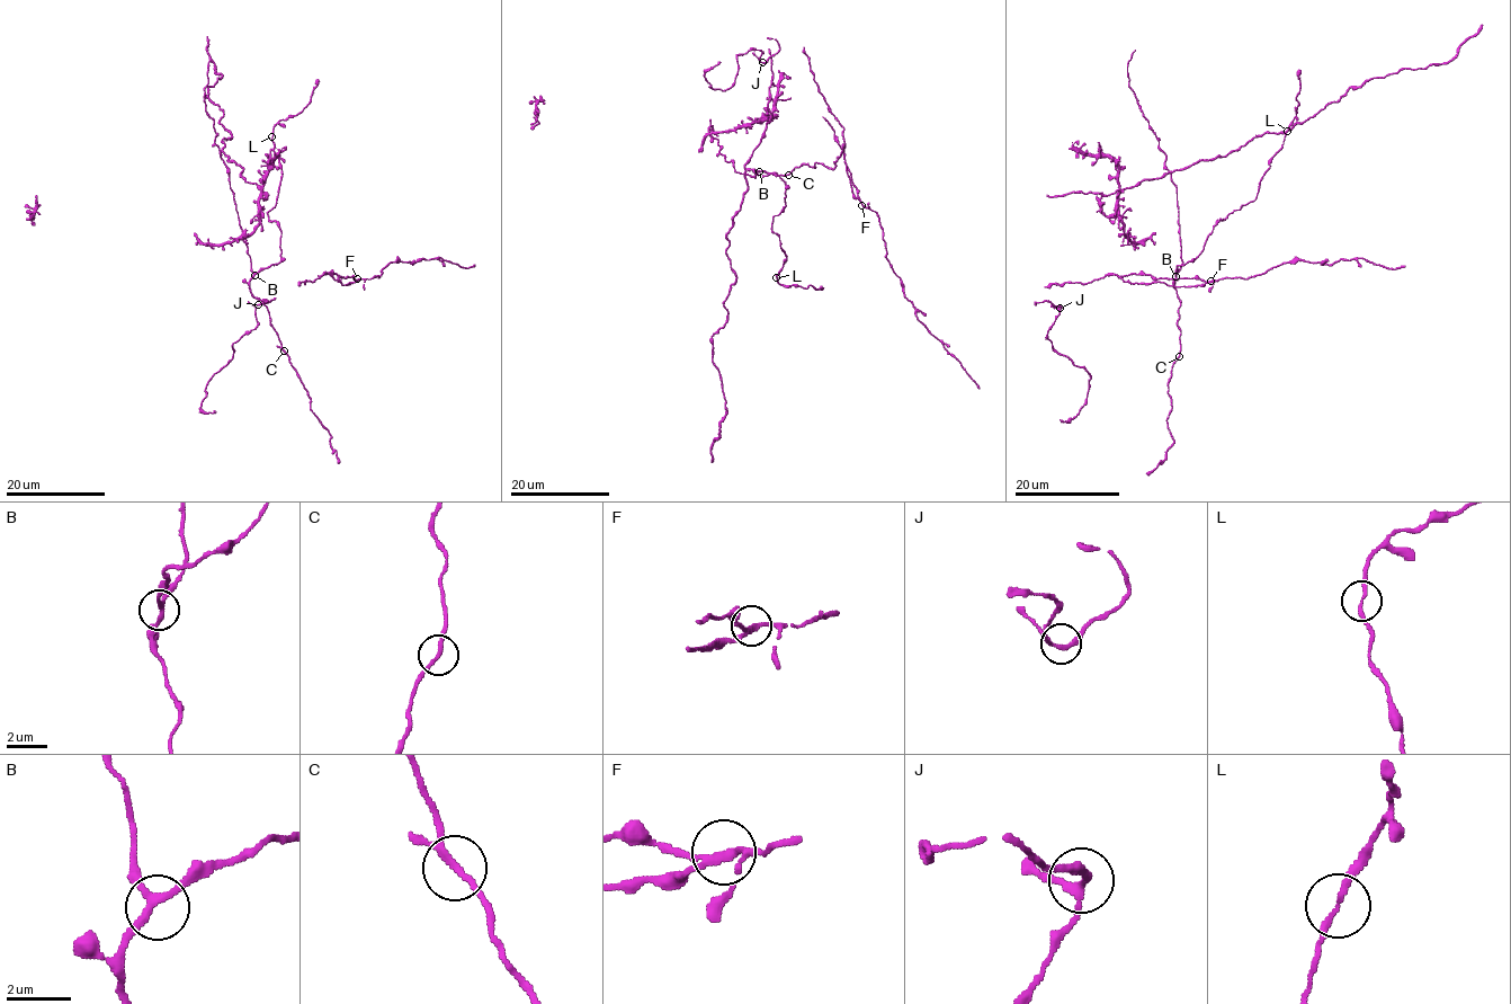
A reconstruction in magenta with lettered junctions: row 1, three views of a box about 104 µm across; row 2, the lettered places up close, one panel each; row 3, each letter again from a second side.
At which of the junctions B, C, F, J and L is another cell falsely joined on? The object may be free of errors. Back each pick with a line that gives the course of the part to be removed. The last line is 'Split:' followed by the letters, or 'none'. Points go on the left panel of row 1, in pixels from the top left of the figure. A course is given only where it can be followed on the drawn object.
F: course (358, 278), (339, 277), (330, 273), (318, 275)
Split: F

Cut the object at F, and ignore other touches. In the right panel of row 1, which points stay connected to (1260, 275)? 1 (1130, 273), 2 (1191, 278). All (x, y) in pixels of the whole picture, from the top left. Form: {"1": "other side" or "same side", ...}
{"1": "other side", "2": "other side"}

